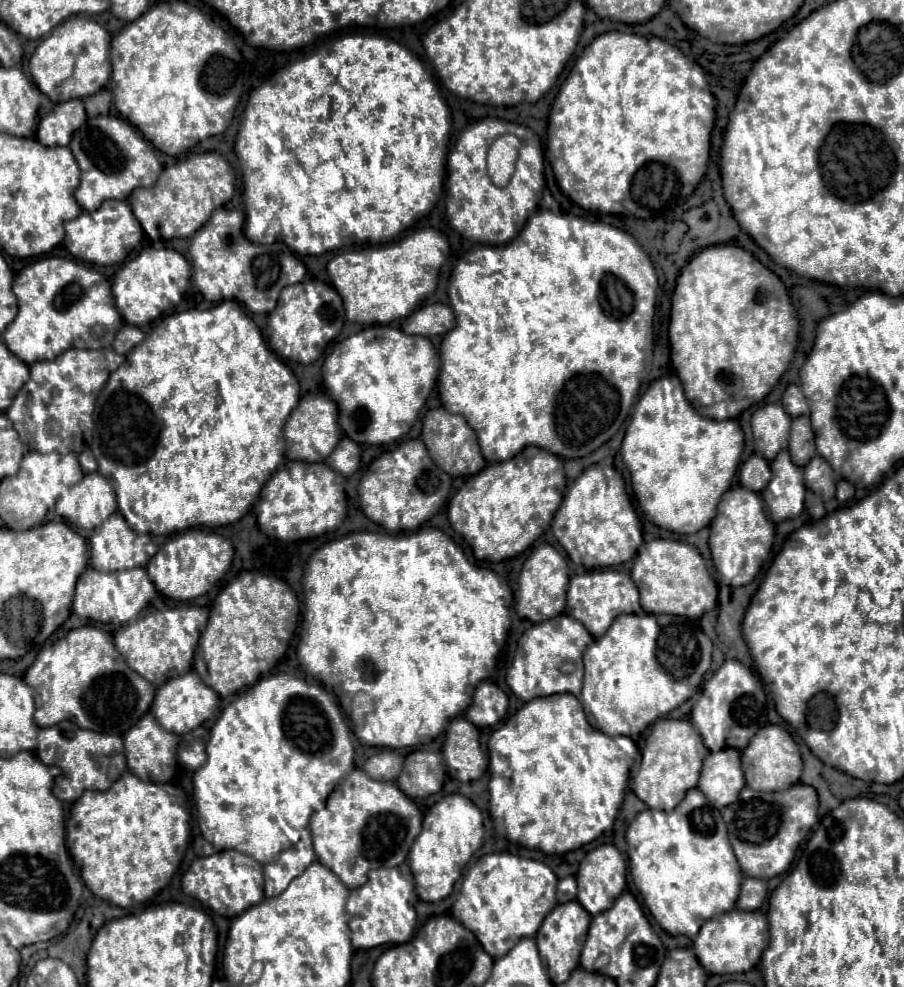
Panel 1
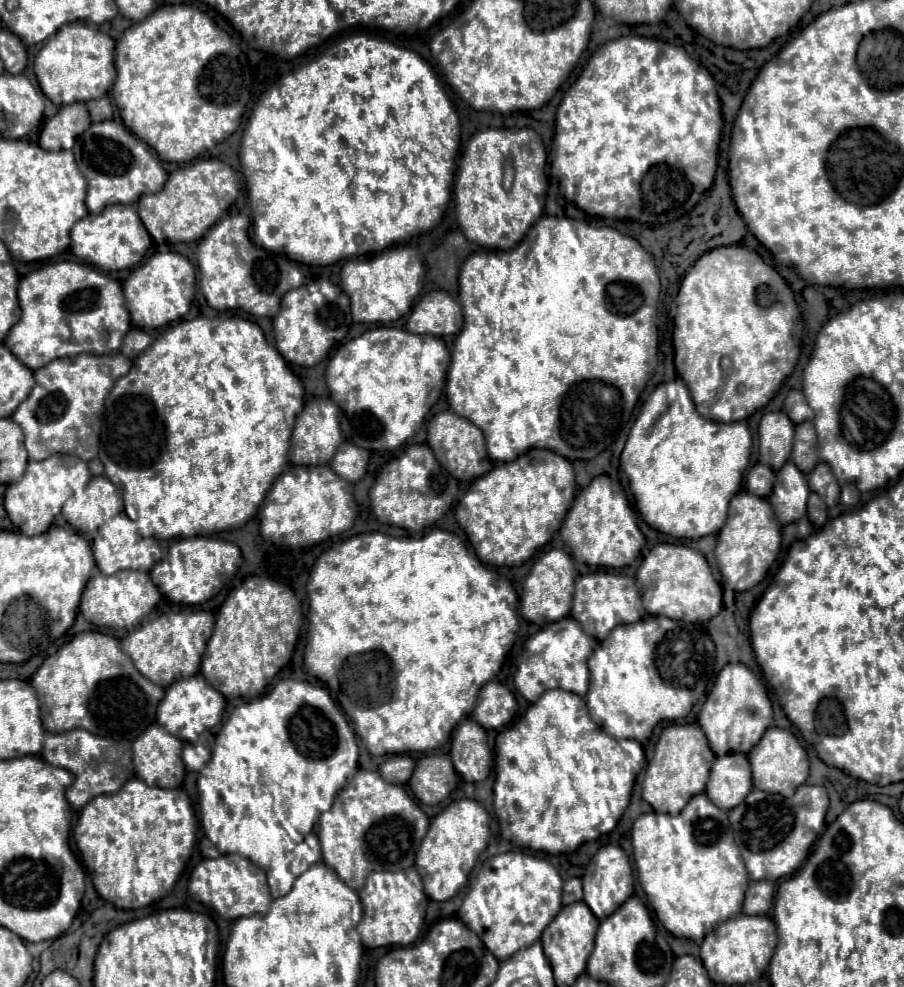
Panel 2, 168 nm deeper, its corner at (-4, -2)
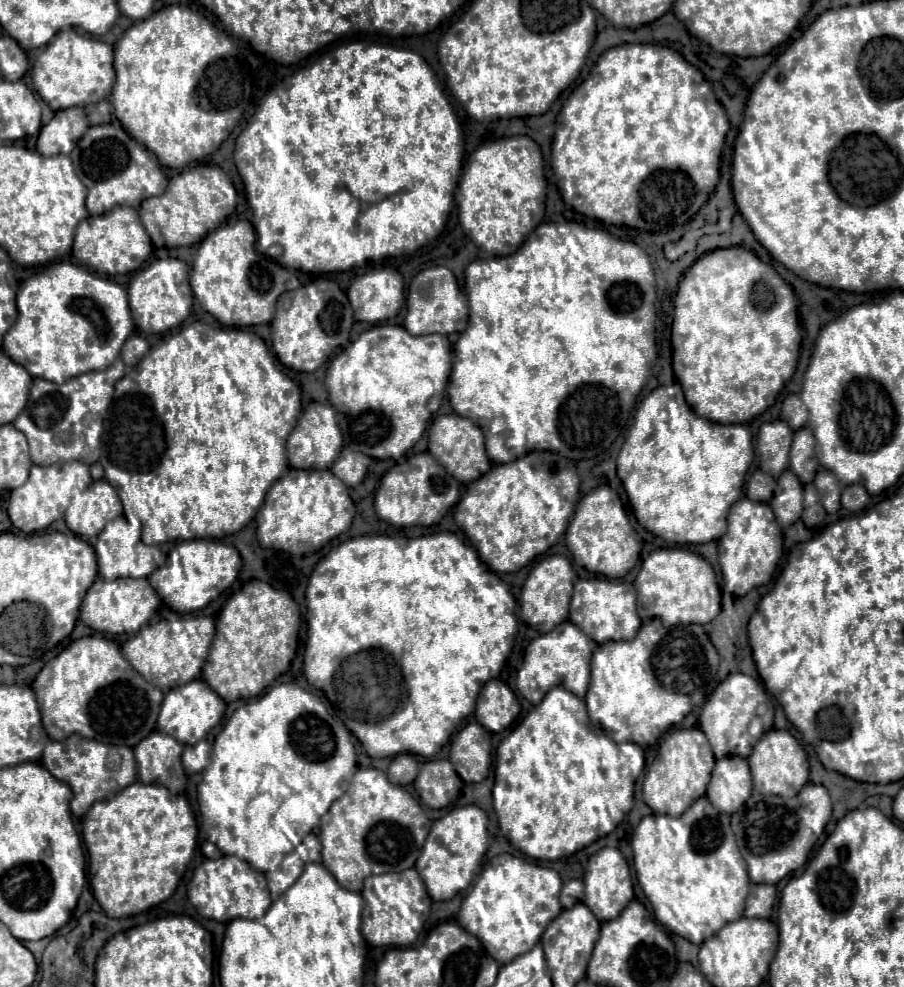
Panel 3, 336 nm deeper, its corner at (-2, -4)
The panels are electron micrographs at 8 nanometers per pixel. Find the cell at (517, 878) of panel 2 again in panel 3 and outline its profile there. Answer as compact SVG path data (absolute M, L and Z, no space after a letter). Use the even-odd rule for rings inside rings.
M502 853L502 855L496 855L494 859L486 861L474 889L462 901L462 907L458 913L458 923L468 933L472 933L480 939L480 943L484 945L488 955L492 955L500 965L504 965L504 963L510 963L514 957L528 953L540 941L546 925L562 911L560 901L558 901L560 889L562 889L562 881L554 869L524 861L520 857L512 857L510 853Z

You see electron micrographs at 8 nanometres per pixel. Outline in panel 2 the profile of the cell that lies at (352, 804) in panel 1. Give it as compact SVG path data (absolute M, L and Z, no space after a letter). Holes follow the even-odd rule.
M360 769L340 791L332 809L320 817L318 839L324 863L332 867L348 887L358 891L372 871L400 871L412 867L428 825L428 815L402 785L386 783L378 771Z

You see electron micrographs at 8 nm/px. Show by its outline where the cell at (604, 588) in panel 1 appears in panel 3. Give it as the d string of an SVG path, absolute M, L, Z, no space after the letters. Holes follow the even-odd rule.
M603 577L582 579L573 588L570 621L578 625L596 643L632 639L640 629L636 589L632 587L632 583L626 583L626 581L612 581Z

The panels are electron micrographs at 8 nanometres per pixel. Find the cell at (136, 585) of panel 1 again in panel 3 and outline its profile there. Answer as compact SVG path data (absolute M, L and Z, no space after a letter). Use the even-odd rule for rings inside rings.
M96 579L94 585L88 589L82 607L80 607L80 621L100 633L136 633L148 619L154 615L161 605L158 593L148 585L148 579L116 579L104 581Z

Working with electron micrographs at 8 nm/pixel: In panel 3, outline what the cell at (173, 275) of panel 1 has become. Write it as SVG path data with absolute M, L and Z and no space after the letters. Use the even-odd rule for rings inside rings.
M156 259L128 285L128 303L136 327L144 333L162 333L178 327L192 311L194 295L188 283L188 265L180 259Z

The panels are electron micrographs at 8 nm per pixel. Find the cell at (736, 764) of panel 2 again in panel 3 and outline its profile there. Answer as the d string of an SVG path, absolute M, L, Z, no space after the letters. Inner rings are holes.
M724 757L716 761L706 797L720 809L720 813L736 813L750 797L752 777L744 757Z

